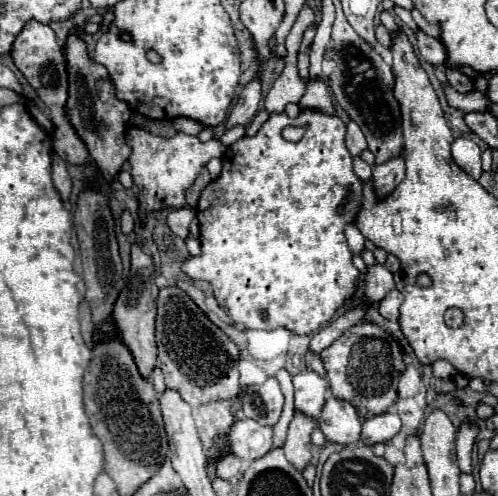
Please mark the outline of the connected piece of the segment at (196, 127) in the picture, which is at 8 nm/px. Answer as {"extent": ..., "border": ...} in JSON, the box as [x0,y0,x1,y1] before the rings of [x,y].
{"extent":[174,118,204,134],"border":[[[176,118],[174,128],[178,132],[184,132],[184,134],[198,134],[204,126],[200,122],[196,122],[196,120],[190,120],[190,118]]]}

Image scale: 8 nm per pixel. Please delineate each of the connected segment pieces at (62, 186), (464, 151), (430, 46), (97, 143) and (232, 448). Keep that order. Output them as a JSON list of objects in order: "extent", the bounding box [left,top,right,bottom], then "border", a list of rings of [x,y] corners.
[{"extent":[52,154,72,200],"border":[[[52,154],[52,182],[54,182],[56,190],[60,192],[60,198],[68,200],[70,190],[72,190],[72,180],[68,176],[66,162],[58,154]]]},{"extent":[452,138,482,178],"border":[[[456,138],[452,142],[452,158],[454,162],[472,178],[480,178],[482,174],[482,166],[480,166],[480,148],[476,142],[472,142],[470,138]]]},{"extent":[416,30,446,66],"border":[[[422,30],[416,32],[418,38],[418,48],[420,48],[420,56],[430,62],[432,66],[440,66],[446,60],[446,50],[442,46],[442,42],[438,38],[432,38],[428,34],[424,34]]]},{"extent":[66,30,132,182],"border":[[[76,30],[70,32],[66,44],[66,60],[68,60],[68,82],[70,82],[70,98],[66,106],[68,118],[76,128],[78,136],[88,146],[88,152],[96,160],[106,182],[112,182],[132,152],[130,146],[124,142],[126,120],[128,114],[132,114],[132,110],[126,102],[120,102],[114,96],[114,86],[110,82],[106,68],[88,58],[86,44],[80,36],[76,36]]]},{"extent":[220,418,272,462],"border":[[[242,418],[238,422],[234,422],[230,434],[228,434],[228,450],[224,450],[220,456],[224,454],[234,454],[238,458],[242,458],[244,462],[252,462],[256,458],[262,458],[272,446],[272,428],[270,426],[262,426],[258,424],[256,420],[248,420],[248,418]]]}]

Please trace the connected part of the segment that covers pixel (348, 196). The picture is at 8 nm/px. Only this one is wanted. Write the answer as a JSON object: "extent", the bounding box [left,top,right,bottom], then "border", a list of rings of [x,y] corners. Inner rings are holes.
{"extent":[182,110,362,334],"border":[[[302,110],[298,118],[288,118],[286,114],[270,114],[268,122],[258,130],[256,136],[242,136],[240,140],[234,142],[234,146],[230,144],[228,150],[222,156],[222,174],[218,180],[210,182],[198,202],[196,208],[196,216],[200,220],[200,244],[202,244],[202,254],[200,256],[192,256],[184,262],[182,270],[192,278],[192,280],[208,280],[214,288],[214,298],[218,300],[220,308],[228,312],[228,316],[232,318],[234,324],[242,324],[246,328],[262,328],[262,330],[272,330],[278,326],[284,326],[296,334],[310,334],[318,328],[322,328],[324,324],[330,322],[330,318],[334,316],[334,312],[346,302],[346,298],[352,294],[356,280],[358,280],[358,270],[352,264],[352,256],[350,256],[350,248],[344,236],[344,226],[354,222],[360,210],[360,202],[362,202],[362,182],[356,178],[356,174],[352,172],[352,156],[346,150],[346,124],[338,118],[338,116],[328,116],[316,110]],[[286,126],[302,126],[306,128],[304,136],[300,142],[292,144],[286,142],[282,138],[282,128]],[[340,208],[346,208],[346,216],[340,214]],[[260,310],[268,312],[268,318],[264,320],[260,316]]]}

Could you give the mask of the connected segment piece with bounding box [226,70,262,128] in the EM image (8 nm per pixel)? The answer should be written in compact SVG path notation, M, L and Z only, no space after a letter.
M262 70L256 72L256 76L246 84L246 88L242 90L240 98L238 98L238 104L232 108L228 120L226 120L226 126L232 128L236 124L242 124L242 126L248 126L252 122L252 118L256 116L258 112L258 104L260 104L260 98L262 98L262 84L260 84L260 76L262 76Z

